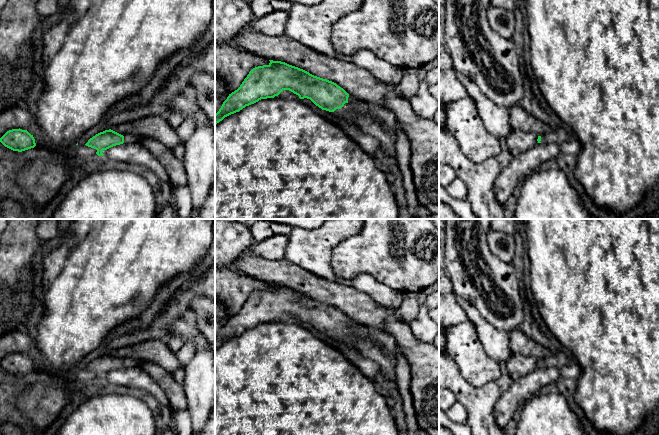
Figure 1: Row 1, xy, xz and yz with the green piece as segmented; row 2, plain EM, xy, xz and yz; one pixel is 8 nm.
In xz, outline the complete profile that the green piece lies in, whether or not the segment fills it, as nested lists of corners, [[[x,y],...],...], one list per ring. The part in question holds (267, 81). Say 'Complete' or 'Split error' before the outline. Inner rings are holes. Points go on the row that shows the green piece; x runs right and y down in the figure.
Split error. [[[269,61],[268,65],[253,68],[240,87],[229,94],[215,114],[215,125],[246,106],[261,99],[274,98],[283,90],[289,90],[300,99],[310,99],[316,106],[329,112],[342,108],[345,103],[359,111],[368,111],[397,134],[396,117],[388,109],[358,100],[336,83],[314,76],[303,69],[281,61]]]

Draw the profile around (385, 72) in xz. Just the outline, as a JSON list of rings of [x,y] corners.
[[[359,50],[352,56],[352,63],[372,73],[383,83],[398,85],[403,77],[403,68],[378,58],[369,50]]]

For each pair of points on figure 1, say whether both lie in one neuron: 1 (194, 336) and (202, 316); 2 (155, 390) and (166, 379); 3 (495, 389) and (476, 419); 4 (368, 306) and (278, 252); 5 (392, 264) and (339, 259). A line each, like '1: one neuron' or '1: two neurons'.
1: two neurons
2: two neurons
3: one neuron
4: two neurons
5: one neuron

